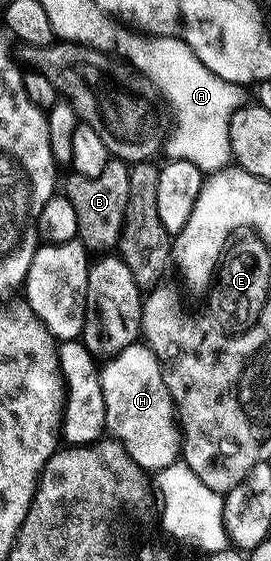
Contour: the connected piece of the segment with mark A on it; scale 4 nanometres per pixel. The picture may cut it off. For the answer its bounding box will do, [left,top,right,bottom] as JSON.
[99,18,247,174]

